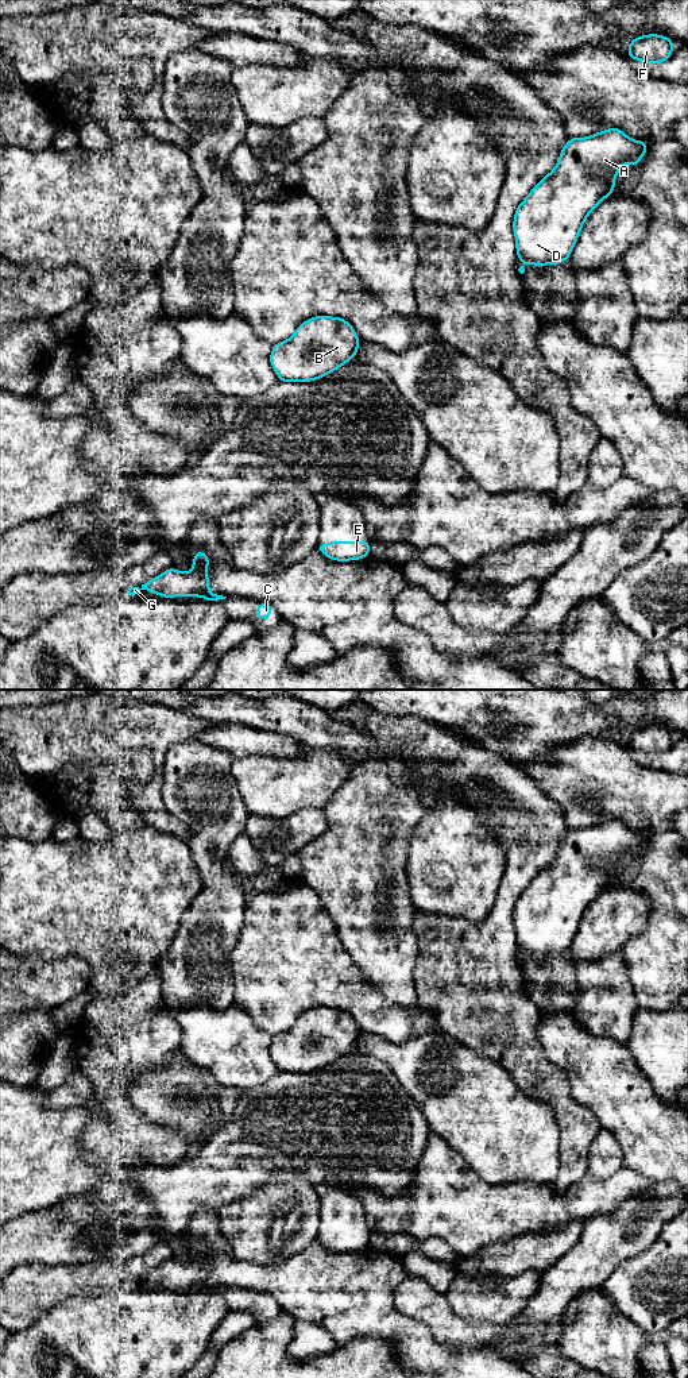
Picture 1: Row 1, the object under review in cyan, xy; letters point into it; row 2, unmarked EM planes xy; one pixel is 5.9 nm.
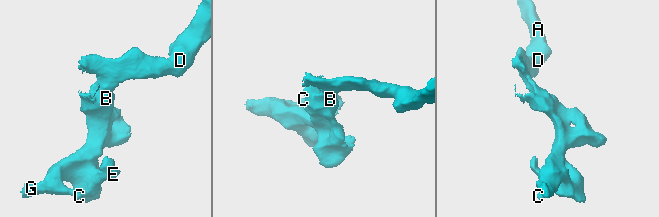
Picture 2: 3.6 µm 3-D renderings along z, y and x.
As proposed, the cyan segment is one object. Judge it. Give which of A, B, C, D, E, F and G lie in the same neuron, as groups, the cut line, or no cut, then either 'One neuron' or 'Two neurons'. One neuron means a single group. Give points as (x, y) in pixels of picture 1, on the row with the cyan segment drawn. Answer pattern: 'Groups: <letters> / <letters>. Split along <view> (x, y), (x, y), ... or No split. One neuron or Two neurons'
Groups: A B C D E F G. No split. One neuron

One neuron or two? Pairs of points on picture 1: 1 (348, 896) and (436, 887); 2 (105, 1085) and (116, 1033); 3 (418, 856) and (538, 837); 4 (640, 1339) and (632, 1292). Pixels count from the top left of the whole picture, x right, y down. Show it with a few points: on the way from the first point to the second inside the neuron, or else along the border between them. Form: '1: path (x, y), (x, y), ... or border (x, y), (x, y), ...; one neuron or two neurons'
1: border (406, 859), (409, 898), (418, 910); two neurons
2: path (109, 1072), (111, 1046); one neuron
3: border (495, 840), (505, 856), (503, 875); two neurons
4: border (622, 1313), (652, 1335); two neurons

